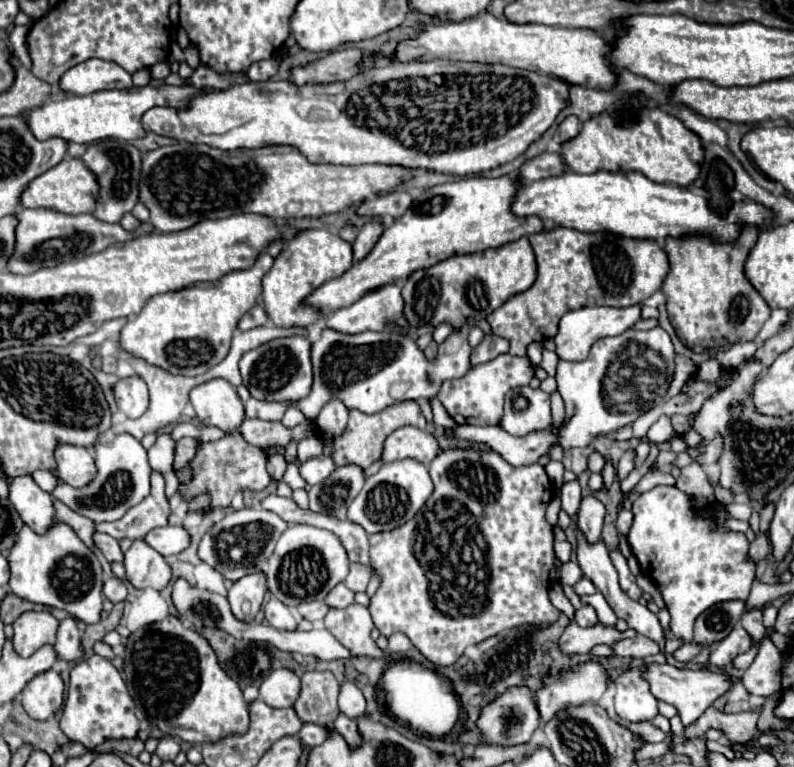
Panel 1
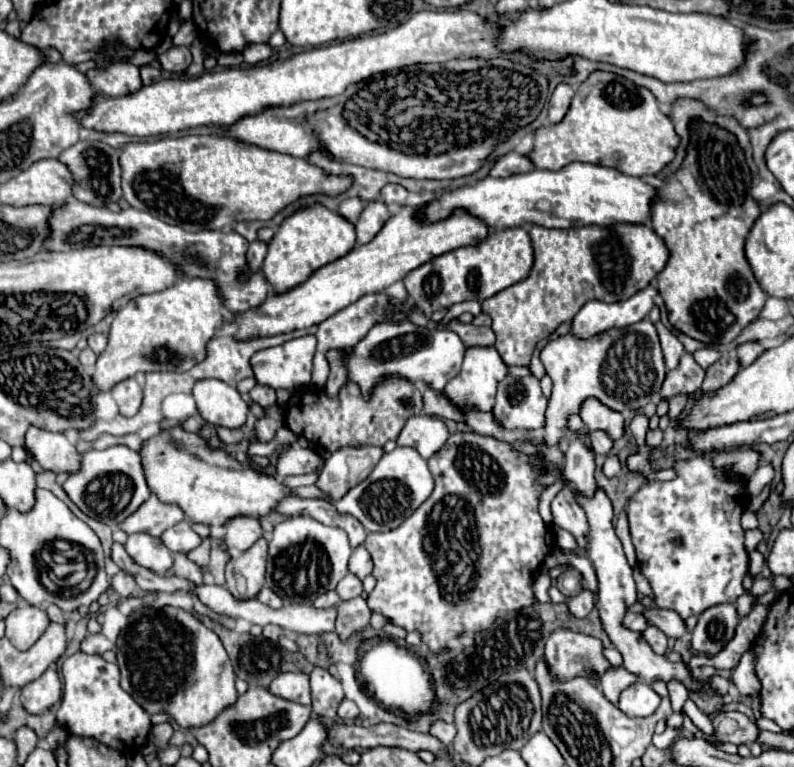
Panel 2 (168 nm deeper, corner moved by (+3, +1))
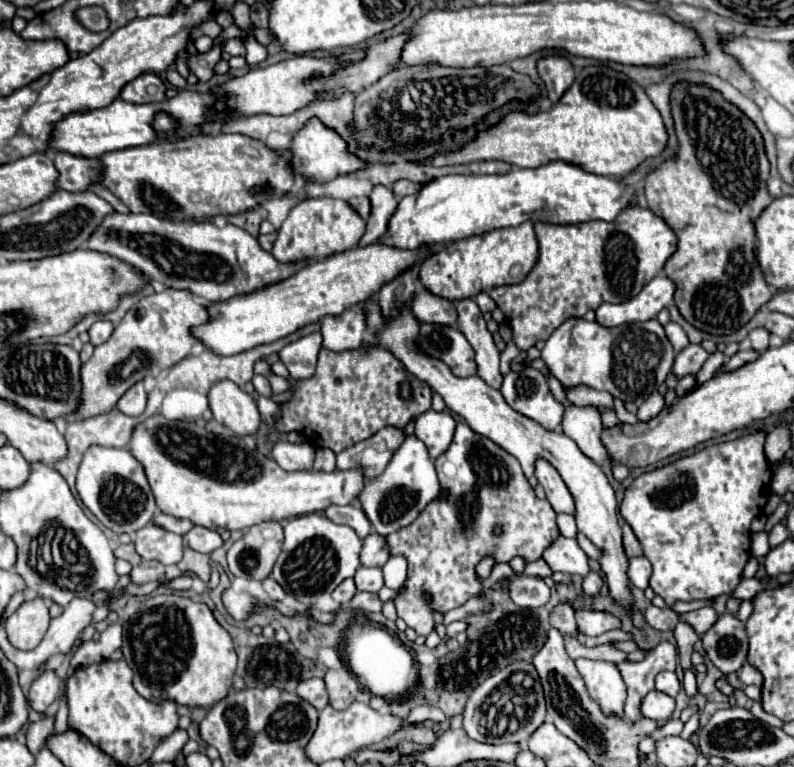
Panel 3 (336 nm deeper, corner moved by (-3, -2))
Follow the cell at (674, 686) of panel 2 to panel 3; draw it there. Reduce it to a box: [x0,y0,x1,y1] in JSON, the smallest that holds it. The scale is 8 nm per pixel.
[673,623,699,671]

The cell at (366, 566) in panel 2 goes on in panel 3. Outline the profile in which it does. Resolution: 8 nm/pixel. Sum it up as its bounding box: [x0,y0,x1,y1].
[361,533,389,567]

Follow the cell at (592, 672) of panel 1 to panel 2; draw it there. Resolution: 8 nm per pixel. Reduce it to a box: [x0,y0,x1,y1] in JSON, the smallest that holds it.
[545,628,611,680]

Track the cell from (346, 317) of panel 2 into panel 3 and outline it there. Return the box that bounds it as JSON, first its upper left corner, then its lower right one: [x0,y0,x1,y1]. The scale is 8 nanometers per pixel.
[321,307,367,351]

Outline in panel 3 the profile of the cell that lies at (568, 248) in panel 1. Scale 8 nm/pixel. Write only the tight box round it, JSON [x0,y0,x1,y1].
[489,205,677,351]

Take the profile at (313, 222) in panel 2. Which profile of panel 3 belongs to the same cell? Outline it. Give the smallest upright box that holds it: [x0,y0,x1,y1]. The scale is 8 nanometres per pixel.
[271,199,365,263]

